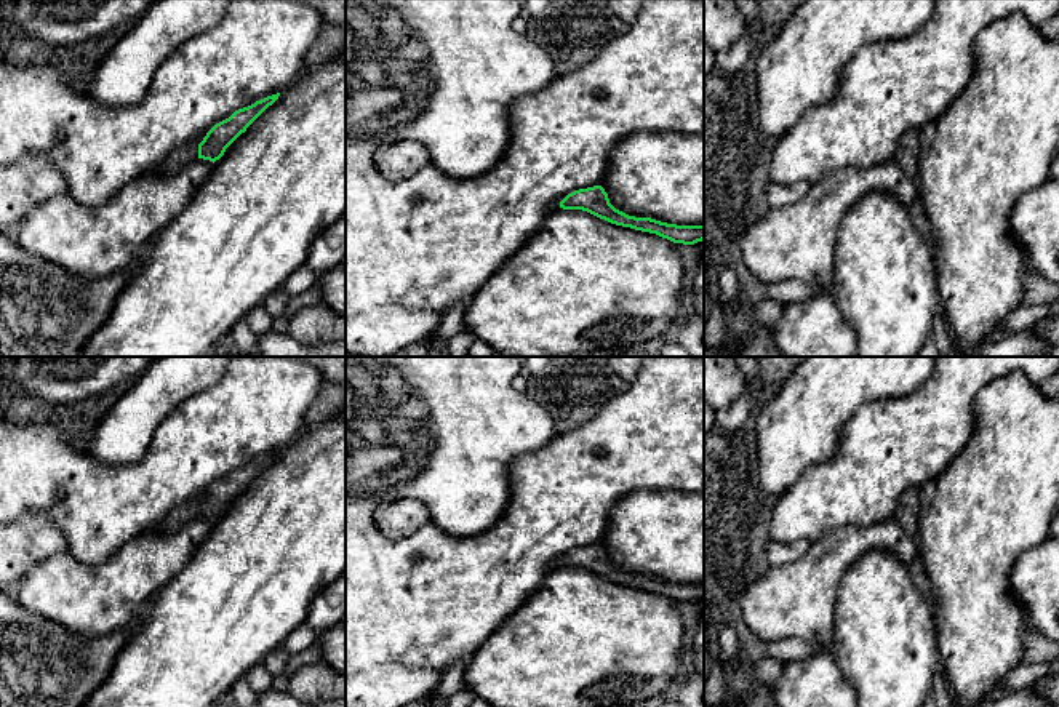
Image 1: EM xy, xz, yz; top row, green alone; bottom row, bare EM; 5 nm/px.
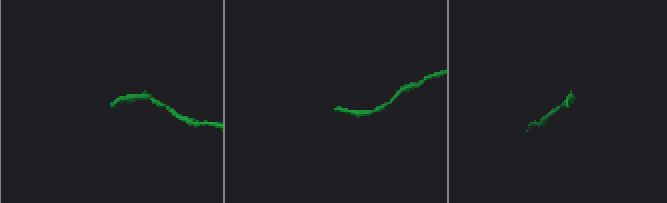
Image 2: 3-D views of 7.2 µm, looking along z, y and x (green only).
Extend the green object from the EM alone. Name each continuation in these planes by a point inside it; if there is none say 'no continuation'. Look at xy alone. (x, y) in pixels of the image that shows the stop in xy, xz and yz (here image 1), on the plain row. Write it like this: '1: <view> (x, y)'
1: xy (186, 514)

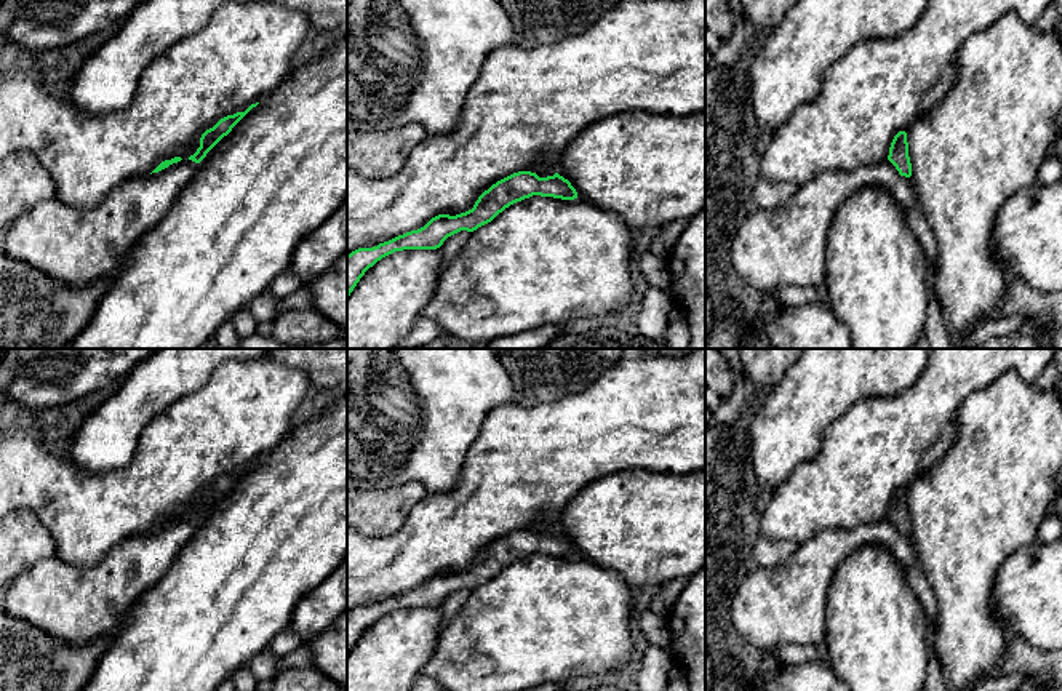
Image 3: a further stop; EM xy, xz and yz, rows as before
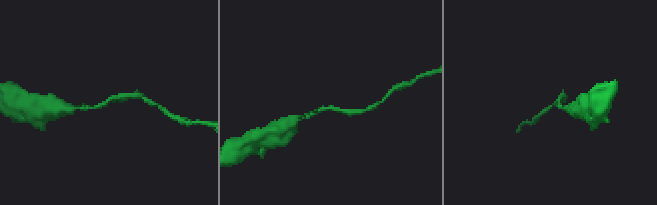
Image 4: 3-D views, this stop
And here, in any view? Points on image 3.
no continuation

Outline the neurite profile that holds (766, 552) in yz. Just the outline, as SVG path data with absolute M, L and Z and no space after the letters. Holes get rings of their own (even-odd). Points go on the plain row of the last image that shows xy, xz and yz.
M761 534L753 544L753 558L758 566L771 568L785 561L796 549L793 541L773 541Z

